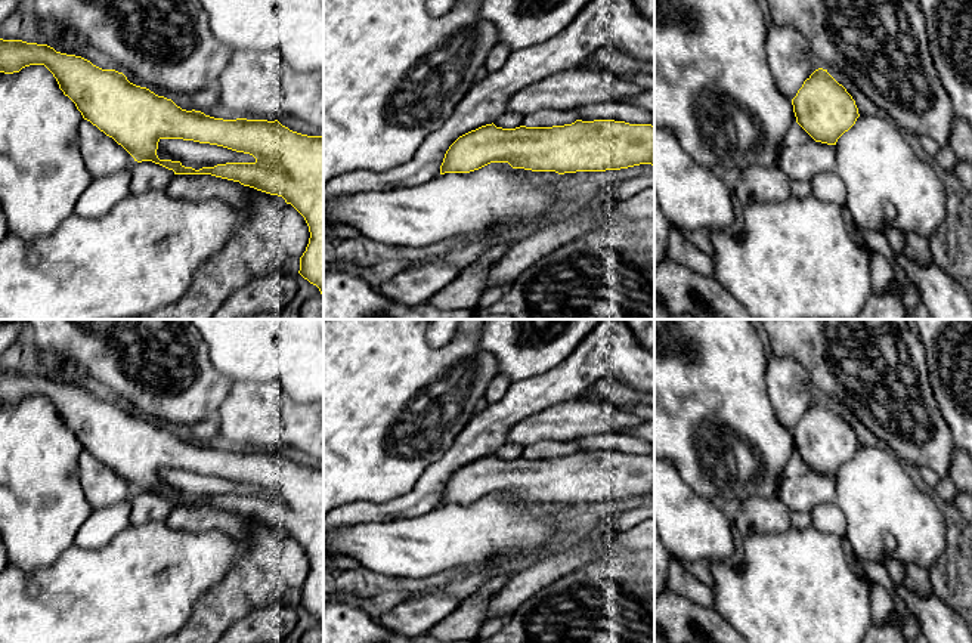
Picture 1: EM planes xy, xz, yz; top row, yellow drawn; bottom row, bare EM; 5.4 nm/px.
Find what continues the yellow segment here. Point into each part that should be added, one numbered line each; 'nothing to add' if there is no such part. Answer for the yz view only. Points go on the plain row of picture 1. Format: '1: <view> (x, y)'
1: yz (878, 498)

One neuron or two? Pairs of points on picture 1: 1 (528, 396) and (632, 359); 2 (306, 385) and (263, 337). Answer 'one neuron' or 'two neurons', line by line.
1: one neuron
2: one neuron

